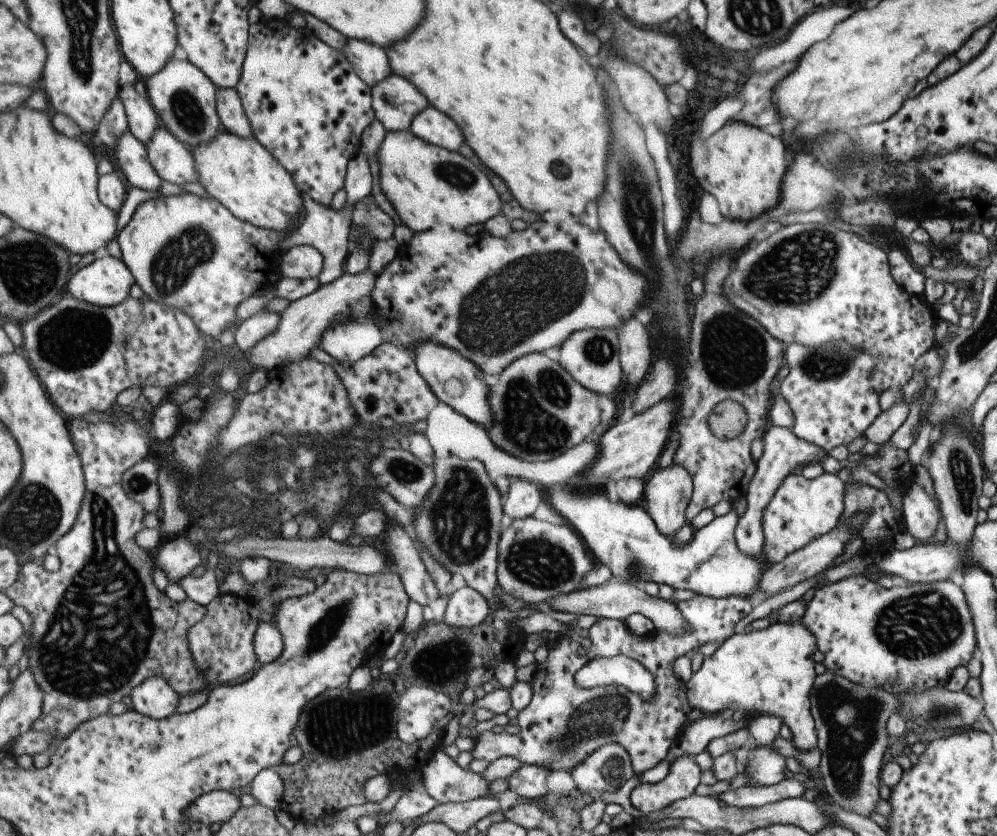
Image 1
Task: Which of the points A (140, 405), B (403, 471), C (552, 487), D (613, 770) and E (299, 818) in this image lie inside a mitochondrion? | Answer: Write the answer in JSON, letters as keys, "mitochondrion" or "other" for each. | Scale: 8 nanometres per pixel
{"A":"other","B":"mitochondrion","C":"other","D":"mitochondrion","E":"other"}

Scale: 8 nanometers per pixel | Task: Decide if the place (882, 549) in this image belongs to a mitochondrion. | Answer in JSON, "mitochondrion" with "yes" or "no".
{"mitochondrion":"no"}

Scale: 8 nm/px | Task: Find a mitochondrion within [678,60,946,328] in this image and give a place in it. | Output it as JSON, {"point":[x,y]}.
{"point":[807,265]}

